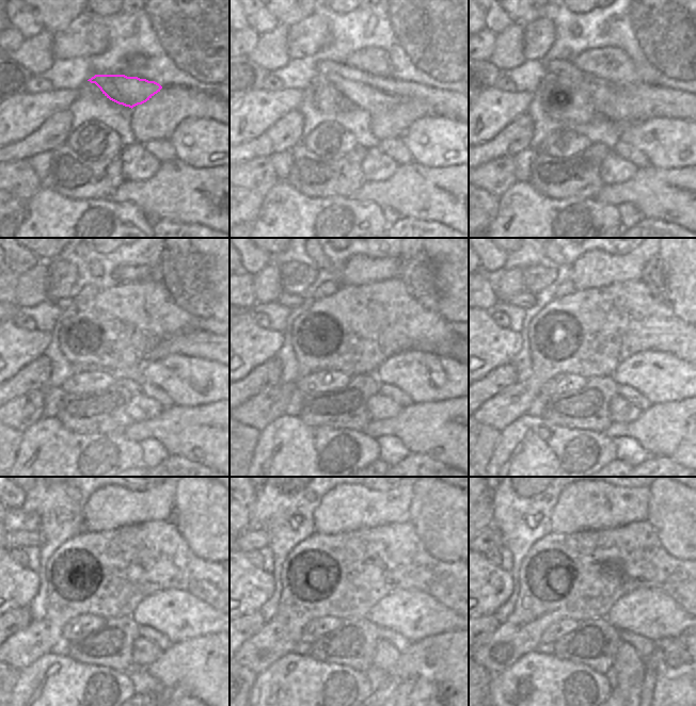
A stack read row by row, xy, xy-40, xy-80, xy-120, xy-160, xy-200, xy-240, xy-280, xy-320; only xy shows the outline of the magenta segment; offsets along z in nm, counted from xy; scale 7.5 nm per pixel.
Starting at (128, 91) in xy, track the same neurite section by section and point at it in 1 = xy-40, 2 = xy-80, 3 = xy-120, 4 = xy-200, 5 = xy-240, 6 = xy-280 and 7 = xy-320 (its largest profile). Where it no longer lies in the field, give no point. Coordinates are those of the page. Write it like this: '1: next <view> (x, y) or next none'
1: next xy-40 (375, 95)
2: next xy-80 (633, 102)
3: next xy-120 (195, 342)
4: next xy-200 (524, 299)
5: next xy-240 (14, 539)
6: next xy-280 (251, 540)
7: next xy-320 (490, 538)

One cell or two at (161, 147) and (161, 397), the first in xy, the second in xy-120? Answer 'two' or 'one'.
one

